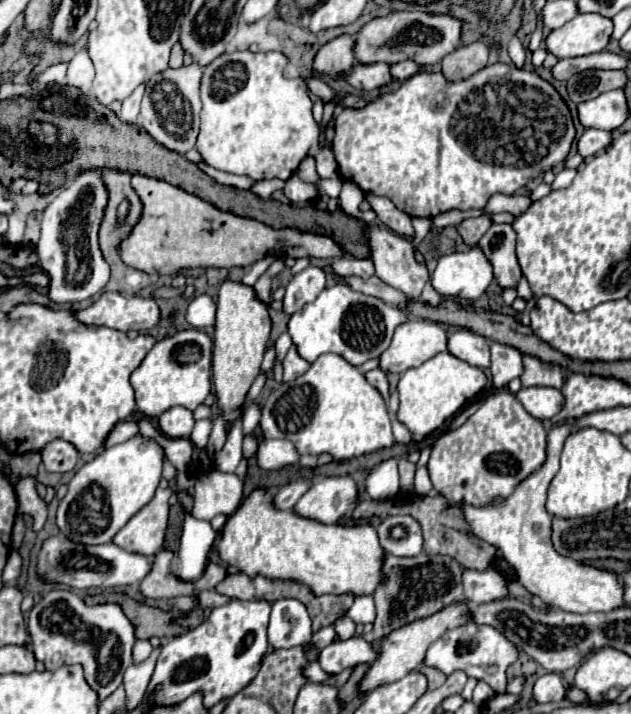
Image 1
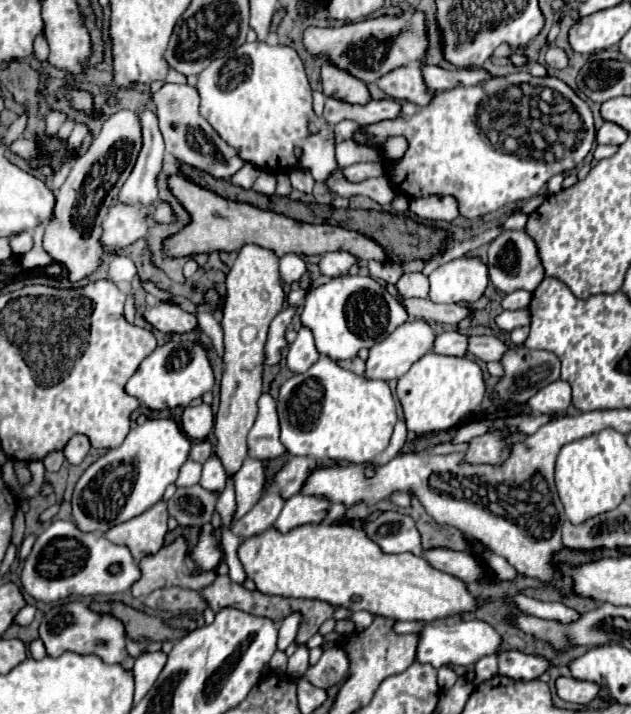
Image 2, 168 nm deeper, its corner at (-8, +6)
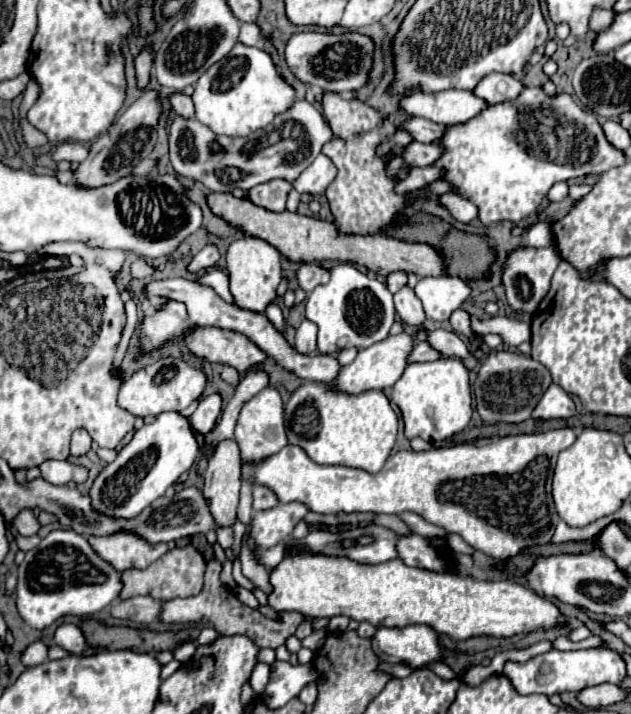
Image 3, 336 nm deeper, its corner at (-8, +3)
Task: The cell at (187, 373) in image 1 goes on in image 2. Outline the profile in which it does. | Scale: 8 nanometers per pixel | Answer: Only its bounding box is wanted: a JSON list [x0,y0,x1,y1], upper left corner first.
[126,339,214,411]

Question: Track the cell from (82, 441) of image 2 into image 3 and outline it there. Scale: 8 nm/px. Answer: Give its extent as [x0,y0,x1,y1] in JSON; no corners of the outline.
[70,428,92,456]

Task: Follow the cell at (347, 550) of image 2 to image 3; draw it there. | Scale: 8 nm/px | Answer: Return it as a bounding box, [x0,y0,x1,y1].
[268,552,568,640]

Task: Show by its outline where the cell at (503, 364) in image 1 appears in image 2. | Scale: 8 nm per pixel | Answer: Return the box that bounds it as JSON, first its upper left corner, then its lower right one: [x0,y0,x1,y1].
[468,335,506,361]

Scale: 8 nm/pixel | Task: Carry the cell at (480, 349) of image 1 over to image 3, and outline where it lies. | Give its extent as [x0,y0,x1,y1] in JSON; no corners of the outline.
[408,342,440,362]

